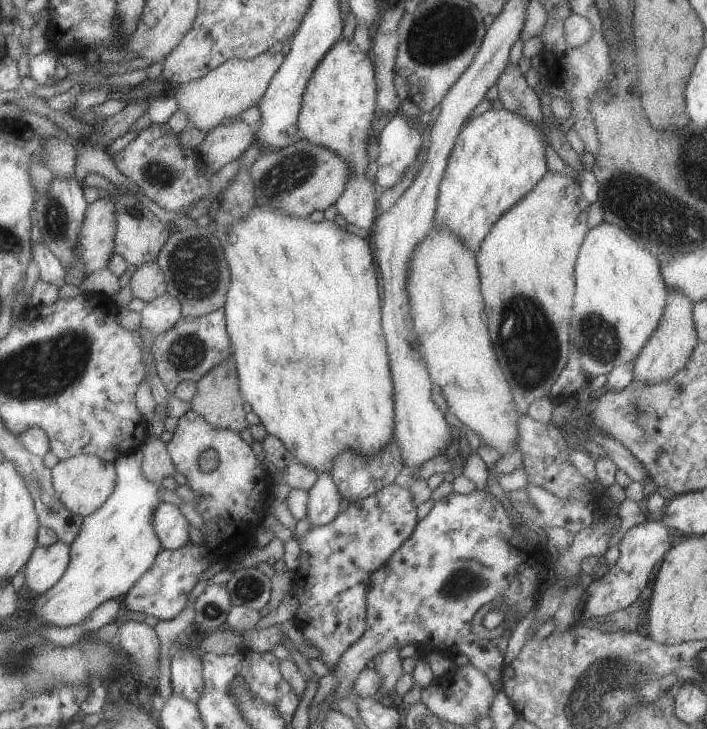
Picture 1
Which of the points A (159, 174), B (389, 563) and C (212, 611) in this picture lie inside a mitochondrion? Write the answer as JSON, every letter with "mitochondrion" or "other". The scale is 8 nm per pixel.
{"A":"mitochondrion","B":"other","C":"mitochondrion"}

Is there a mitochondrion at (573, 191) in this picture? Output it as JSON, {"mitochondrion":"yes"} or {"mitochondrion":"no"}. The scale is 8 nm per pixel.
{"mitochondrion":"no"}

